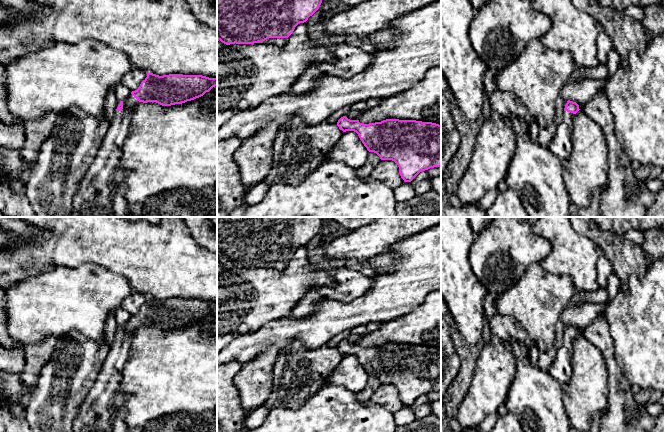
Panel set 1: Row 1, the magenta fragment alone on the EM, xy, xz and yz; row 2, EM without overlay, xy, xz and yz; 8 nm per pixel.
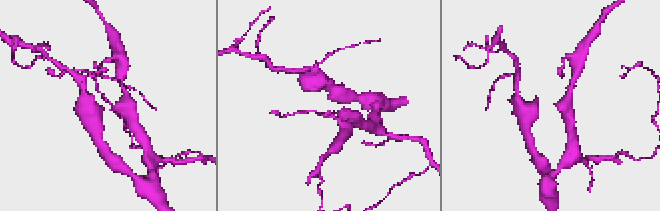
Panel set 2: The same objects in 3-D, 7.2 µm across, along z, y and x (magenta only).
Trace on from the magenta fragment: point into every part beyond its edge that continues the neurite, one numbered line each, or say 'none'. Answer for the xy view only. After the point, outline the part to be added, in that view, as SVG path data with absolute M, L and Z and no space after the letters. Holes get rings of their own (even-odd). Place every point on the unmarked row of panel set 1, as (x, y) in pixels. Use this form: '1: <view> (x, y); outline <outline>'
1: xy (94, 415); outline M130 318L123 325L123 333L116 335L95 383L80 405L73 422L73 432L112 432L113 416L109 406L116 396L123 367L129 357L131 338L138 327Z

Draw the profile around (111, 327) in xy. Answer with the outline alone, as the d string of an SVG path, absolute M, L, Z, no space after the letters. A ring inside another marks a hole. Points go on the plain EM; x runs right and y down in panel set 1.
M110 314L106 319L105 330L104 330L104 340L110 347L114 342L116 333L120 328L120 324L117 323L114 314Z

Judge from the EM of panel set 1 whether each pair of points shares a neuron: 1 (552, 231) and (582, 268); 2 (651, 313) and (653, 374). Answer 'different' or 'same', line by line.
1: same
2: same

